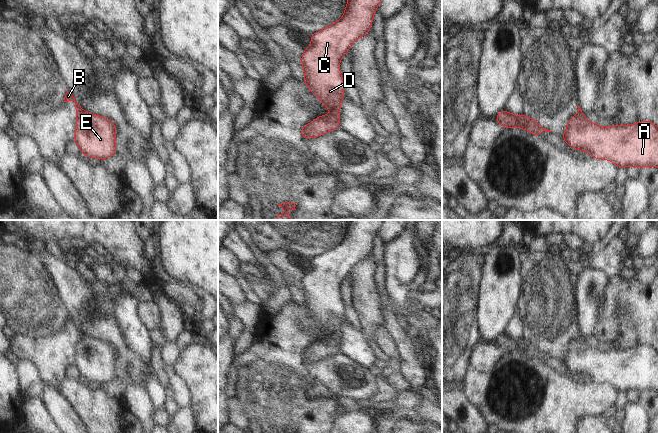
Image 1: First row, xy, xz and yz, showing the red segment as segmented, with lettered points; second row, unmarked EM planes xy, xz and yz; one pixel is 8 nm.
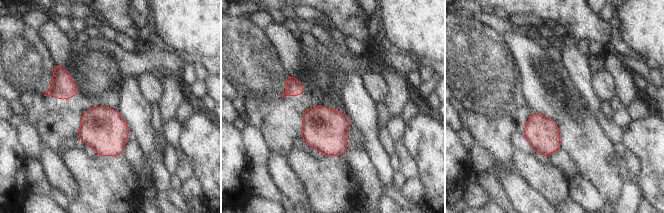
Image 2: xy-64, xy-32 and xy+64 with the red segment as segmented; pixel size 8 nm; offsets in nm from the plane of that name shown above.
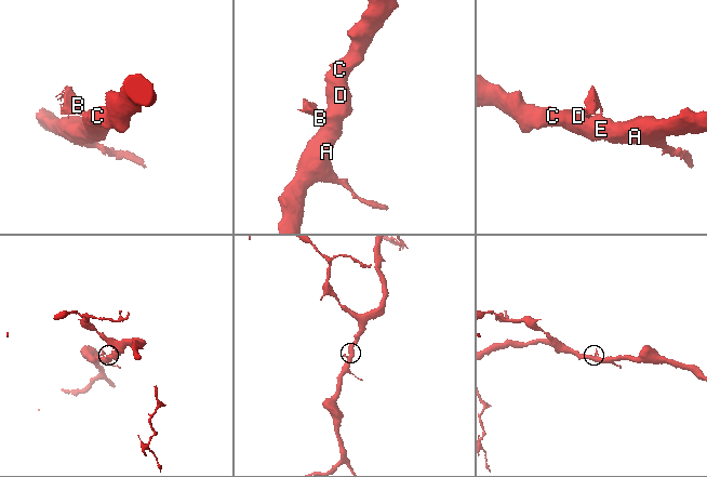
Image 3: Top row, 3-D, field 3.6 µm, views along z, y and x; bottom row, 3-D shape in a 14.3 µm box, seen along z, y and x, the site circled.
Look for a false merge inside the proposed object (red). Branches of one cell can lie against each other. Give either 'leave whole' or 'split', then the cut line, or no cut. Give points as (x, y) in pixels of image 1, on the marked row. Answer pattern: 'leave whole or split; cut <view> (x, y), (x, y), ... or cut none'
split; cut xy (83, 111), (77, 118)

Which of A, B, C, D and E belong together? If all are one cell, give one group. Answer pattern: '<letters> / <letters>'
A C D E / B

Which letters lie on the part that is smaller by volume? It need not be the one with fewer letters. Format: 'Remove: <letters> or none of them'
Remove: B

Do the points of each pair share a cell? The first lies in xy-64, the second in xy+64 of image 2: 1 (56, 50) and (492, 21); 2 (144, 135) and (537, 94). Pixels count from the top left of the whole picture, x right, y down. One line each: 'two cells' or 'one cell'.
1: two cells
2: two cells

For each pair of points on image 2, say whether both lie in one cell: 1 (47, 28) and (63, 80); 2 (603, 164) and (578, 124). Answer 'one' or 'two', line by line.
1: two
2: one

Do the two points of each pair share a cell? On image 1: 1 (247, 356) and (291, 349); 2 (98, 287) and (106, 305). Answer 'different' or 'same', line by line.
1: same
2: same

